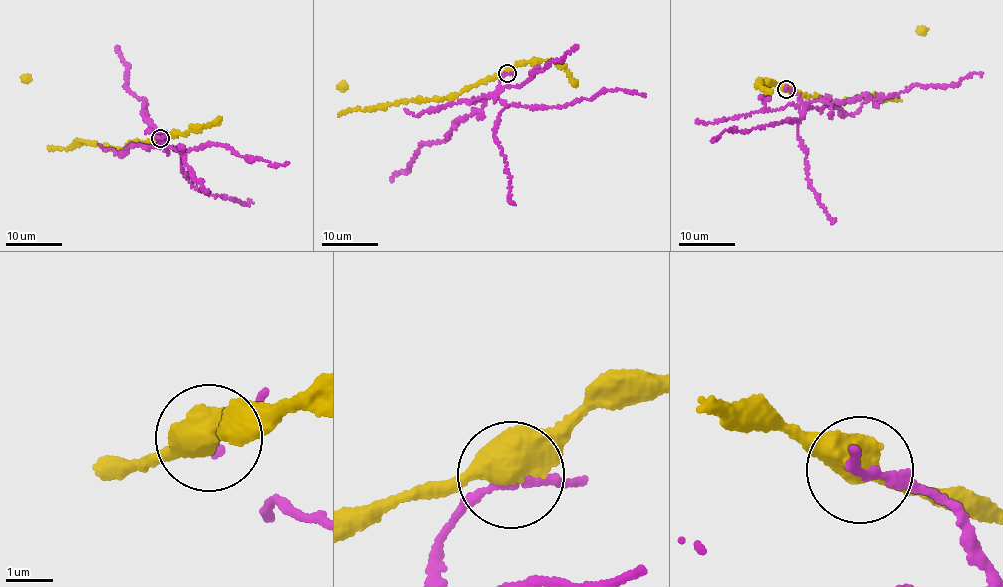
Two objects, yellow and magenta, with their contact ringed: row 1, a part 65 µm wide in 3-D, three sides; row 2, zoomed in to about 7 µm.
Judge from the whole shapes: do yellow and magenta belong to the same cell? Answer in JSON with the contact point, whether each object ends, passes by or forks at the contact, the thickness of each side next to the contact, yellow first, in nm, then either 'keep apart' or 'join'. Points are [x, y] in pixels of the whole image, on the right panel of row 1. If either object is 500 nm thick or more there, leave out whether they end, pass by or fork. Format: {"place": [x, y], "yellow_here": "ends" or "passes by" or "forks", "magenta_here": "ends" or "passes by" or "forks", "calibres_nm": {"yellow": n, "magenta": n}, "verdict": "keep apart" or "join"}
{"place": [786, 89], "calibres_nm": {"yellow": 600, "magenta": 160}, "verdict": "keep apart"}

